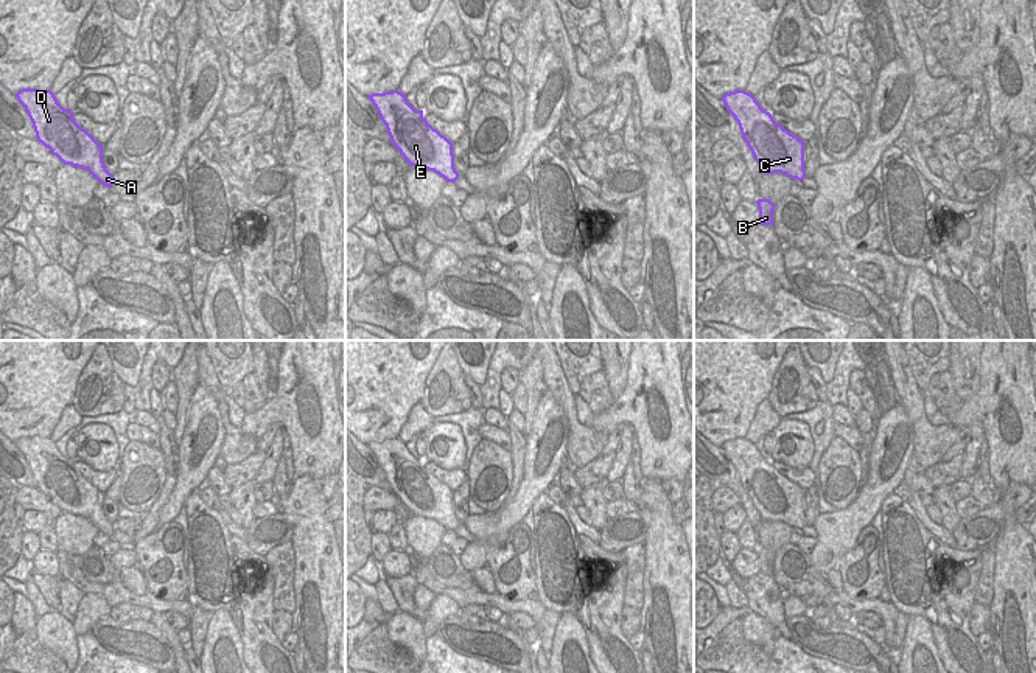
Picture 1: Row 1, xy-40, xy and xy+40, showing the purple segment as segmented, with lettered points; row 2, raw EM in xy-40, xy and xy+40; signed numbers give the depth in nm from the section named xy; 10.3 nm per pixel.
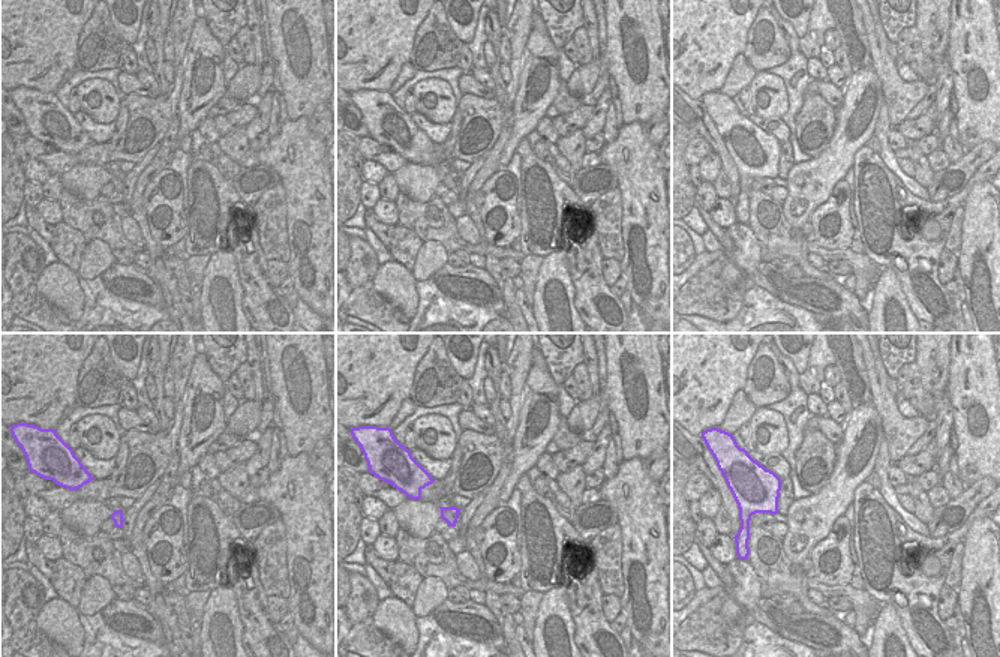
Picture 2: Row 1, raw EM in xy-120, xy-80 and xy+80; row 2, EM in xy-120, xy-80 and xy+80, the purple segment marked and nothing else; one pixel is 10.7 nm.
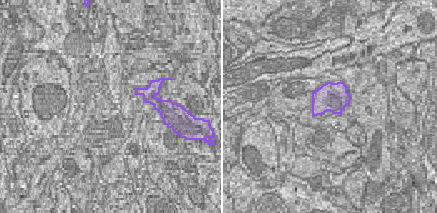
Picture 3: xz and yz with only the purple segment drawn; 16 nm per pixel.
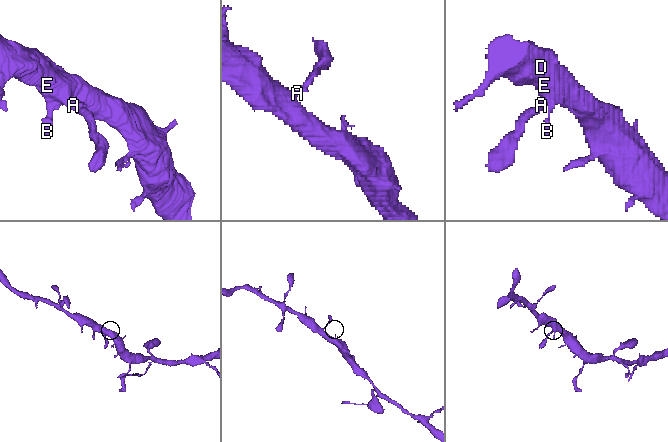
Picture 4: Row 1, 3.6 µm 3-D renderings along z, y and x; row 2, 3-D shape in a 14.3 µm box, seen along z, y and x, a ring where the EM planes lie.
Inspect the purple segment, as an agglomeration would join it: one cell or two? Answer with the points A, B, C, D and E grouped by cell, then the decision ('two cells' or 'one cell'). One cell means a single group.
groups A B C D E; one cell

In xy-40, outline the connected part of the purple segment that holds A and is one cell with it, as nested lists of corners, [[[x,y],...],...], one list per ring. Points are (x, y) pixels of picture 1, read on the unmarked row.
[[[22,437],[14,445],[25,455],[39,491],[64,513],[87,518],[112,536],[117,528],[104,514],[103,493],[73,468],[73,460],[64,457],[51,438]]]

